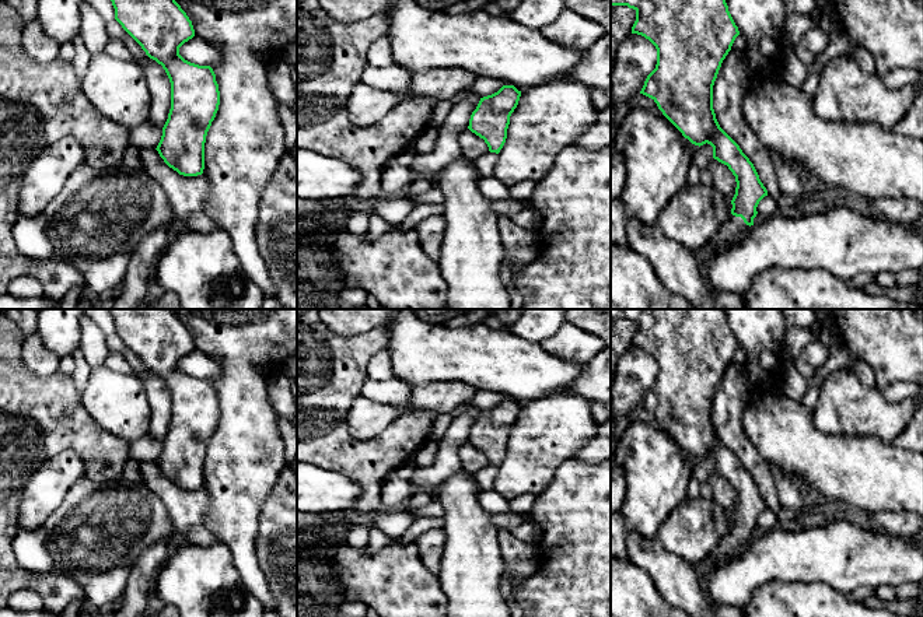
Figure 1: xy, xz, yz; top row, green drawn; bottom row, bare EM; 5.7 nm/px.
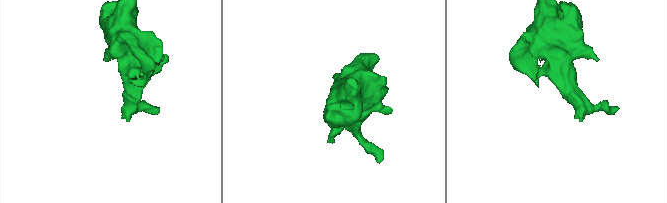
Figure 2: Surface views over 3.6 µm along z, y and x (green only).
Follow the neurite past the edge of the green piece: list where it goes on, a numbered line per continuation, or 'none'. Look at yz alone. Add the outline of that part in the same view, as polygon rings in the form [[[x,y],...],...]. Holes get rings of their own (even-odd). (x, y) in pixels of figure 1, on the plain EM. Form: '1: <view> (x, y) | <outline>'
1: yz (734, 542) | [[[730,527],[728,533],[720,540],[720,543],[707,554],[707,560],[712,565],[717,565],[735,555],[740,555],[749,544],[749,539],[744,536],[741,530]]]

